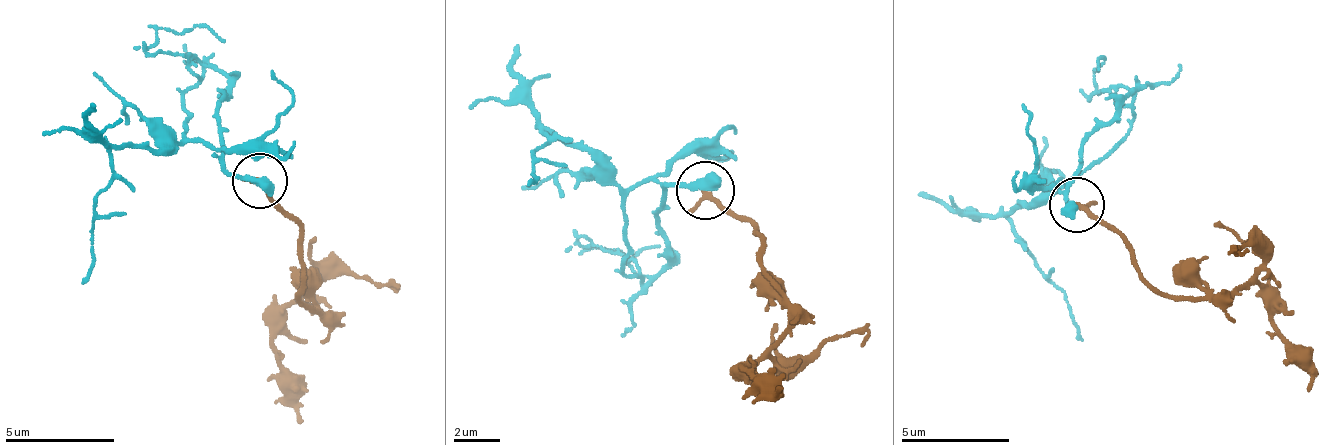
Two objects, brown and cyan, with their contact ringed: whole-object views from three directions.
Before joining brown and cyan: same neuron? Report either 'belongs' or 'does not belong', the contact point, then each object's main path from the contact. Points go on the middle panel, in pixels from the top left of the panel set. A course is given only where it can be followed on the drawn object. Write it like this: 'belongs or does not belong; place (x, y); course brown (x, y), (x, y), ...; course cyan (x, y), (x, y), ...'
does not belong; place (705, 190); course brown (707, 191), (756, 224), (760, 256), (789, 324), (759, 355), (745, 364), (785, 389); course cyan (707, 191), (665, 188), (655, 211), (665, 244), (658, 273), (633, 270), (587, 242), (631, 253), (661, 244)

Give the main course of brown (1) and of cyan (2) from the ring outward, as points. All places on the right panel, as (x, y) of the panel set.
1: (1078, 206), (1119, 235), (1162, 294), (1229, 295), (1255, 285), (1270, 326), (1310, 389)
2: (1078, 206), (1070, 197), (1080, 145), (1129, 97), (1122, 85), (1092, 88), (1093, 71), (1101, 58), (1097, 68)

